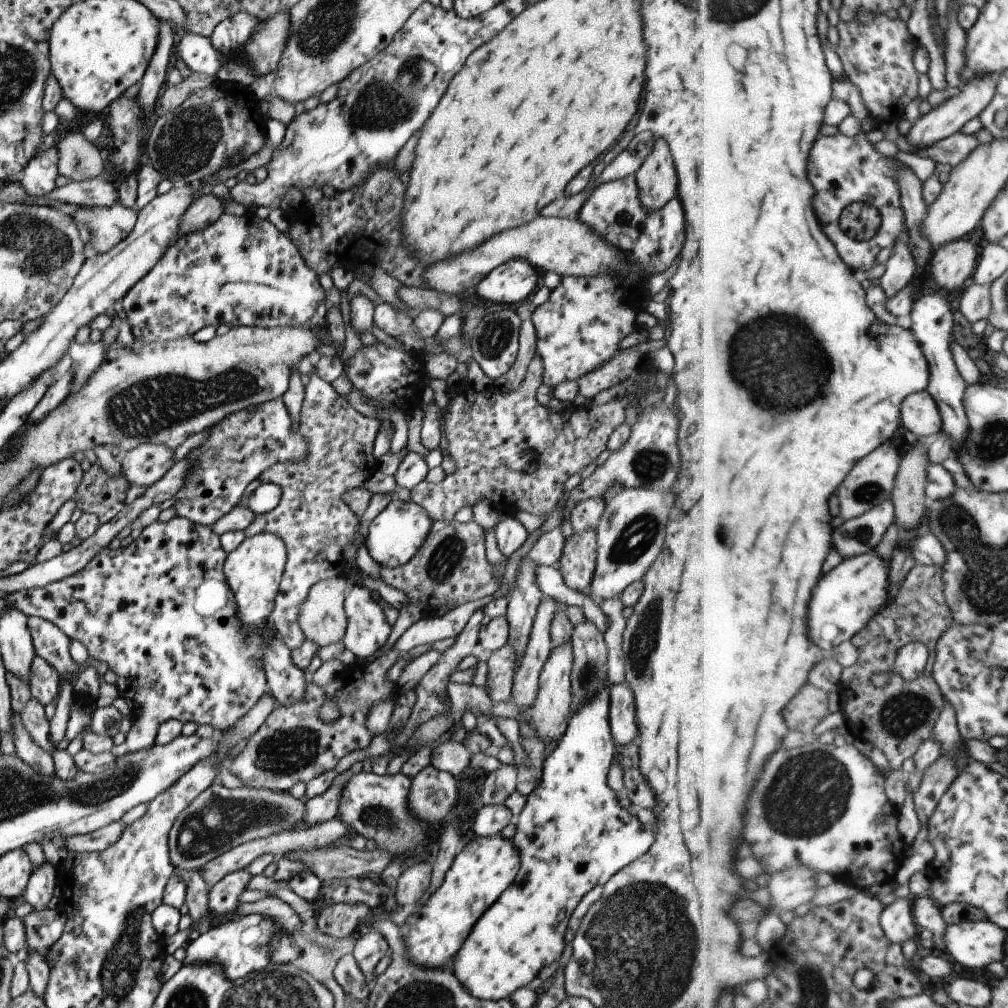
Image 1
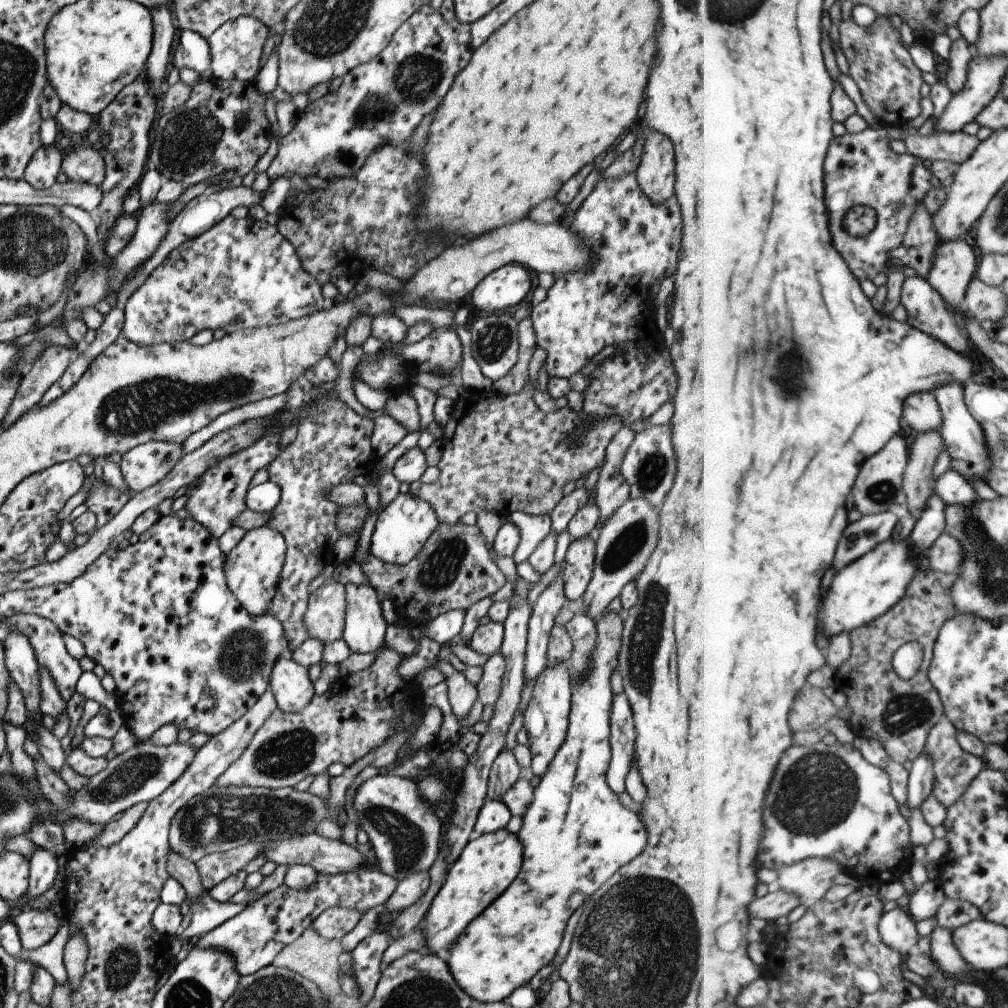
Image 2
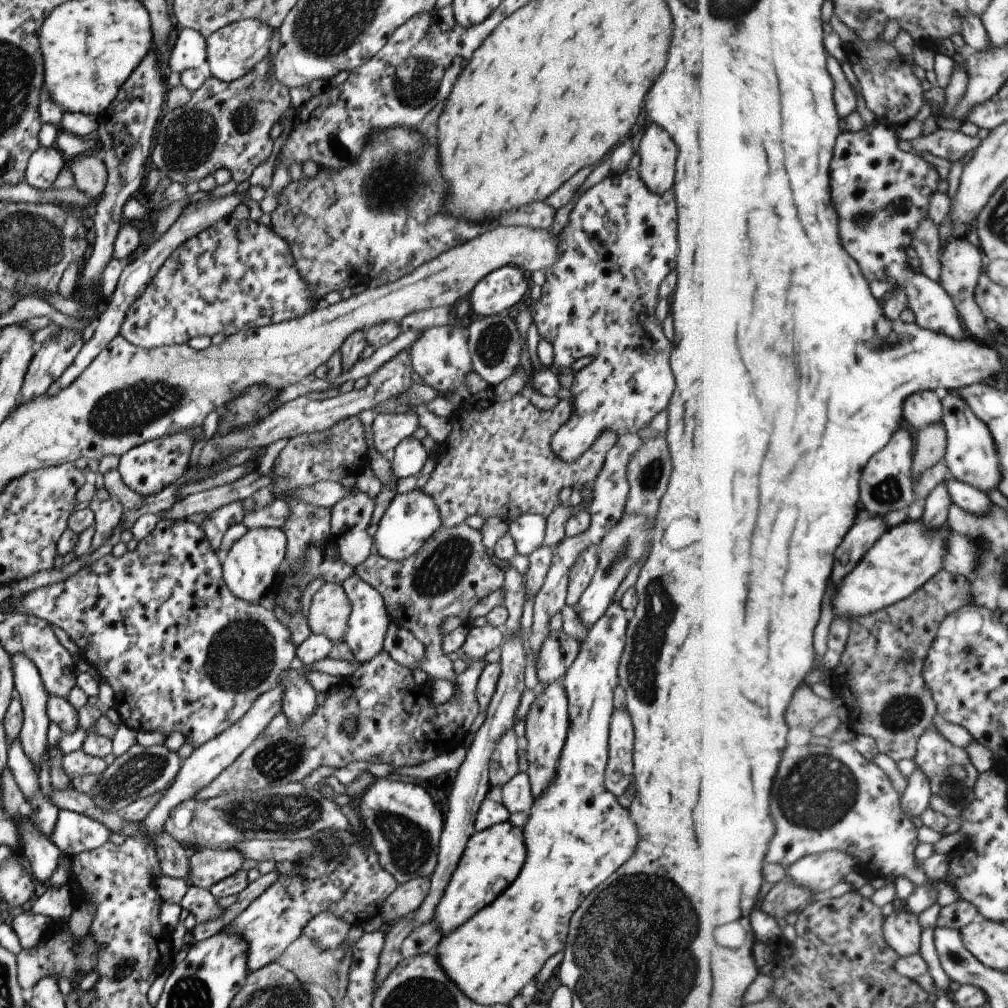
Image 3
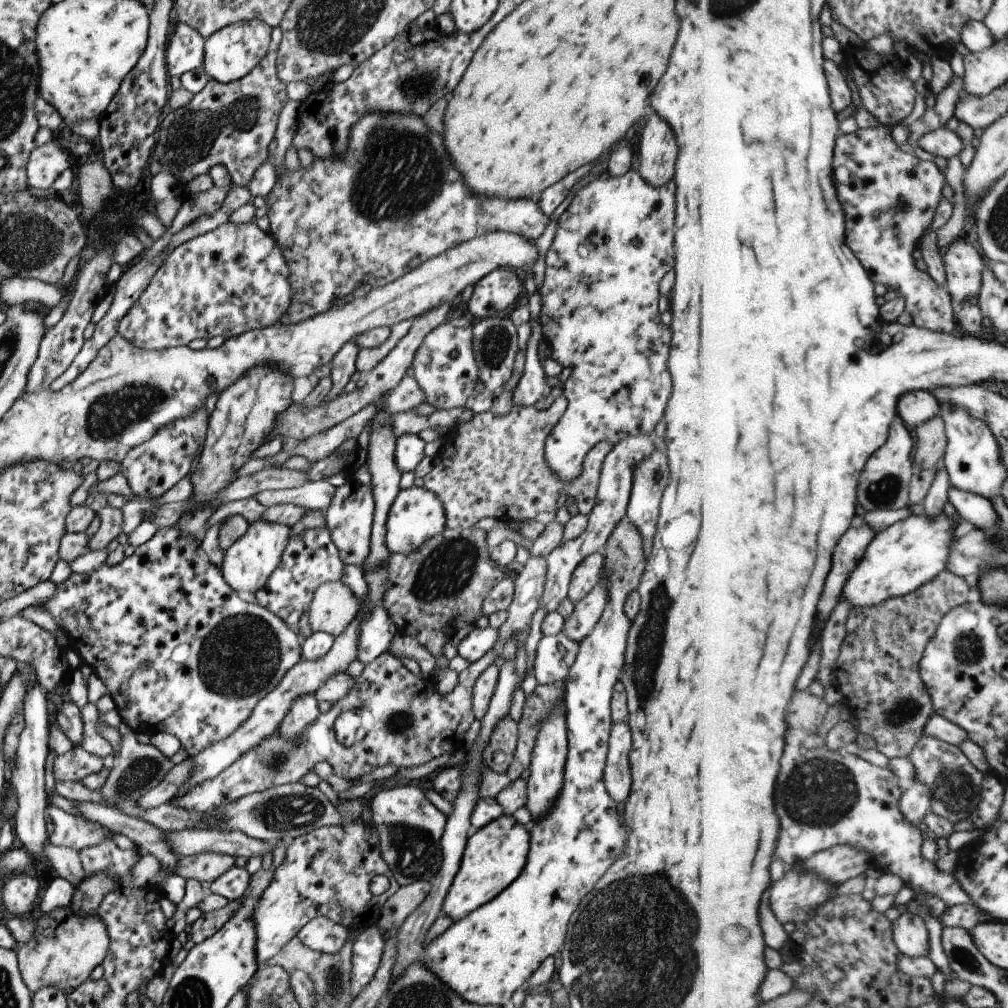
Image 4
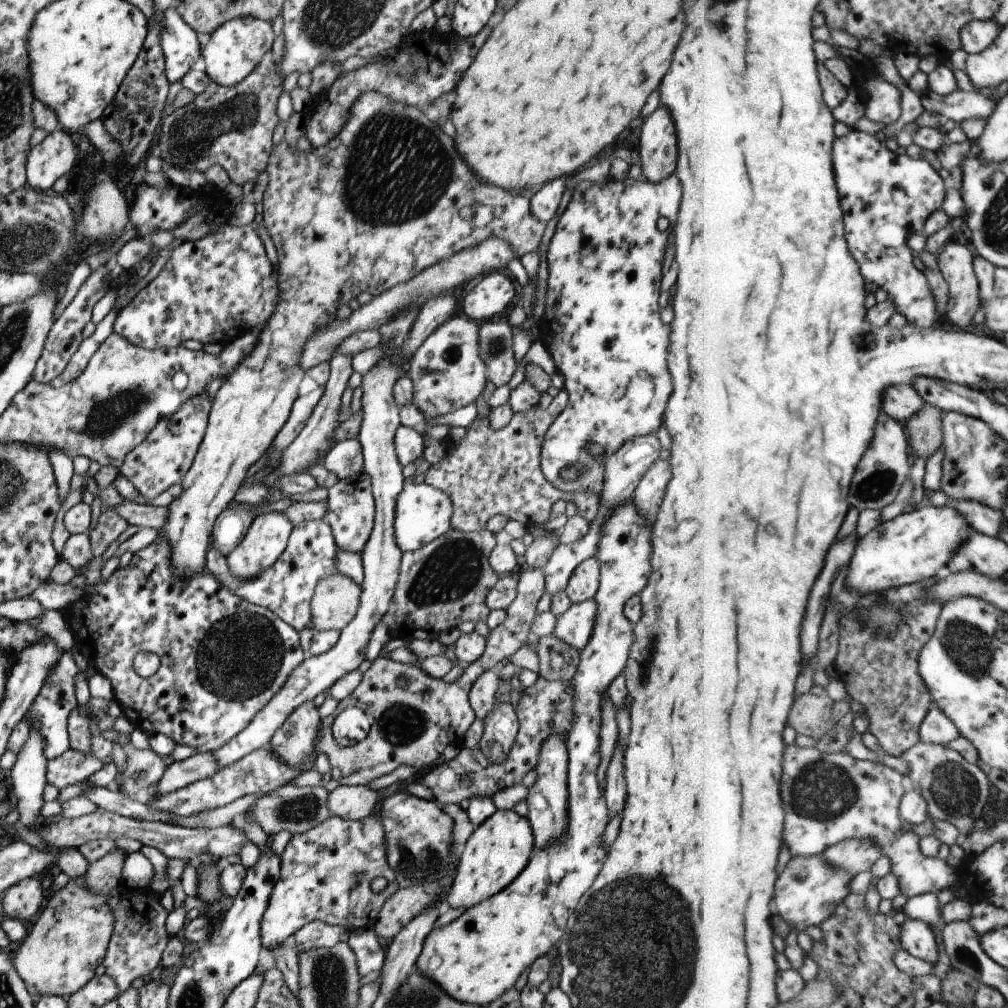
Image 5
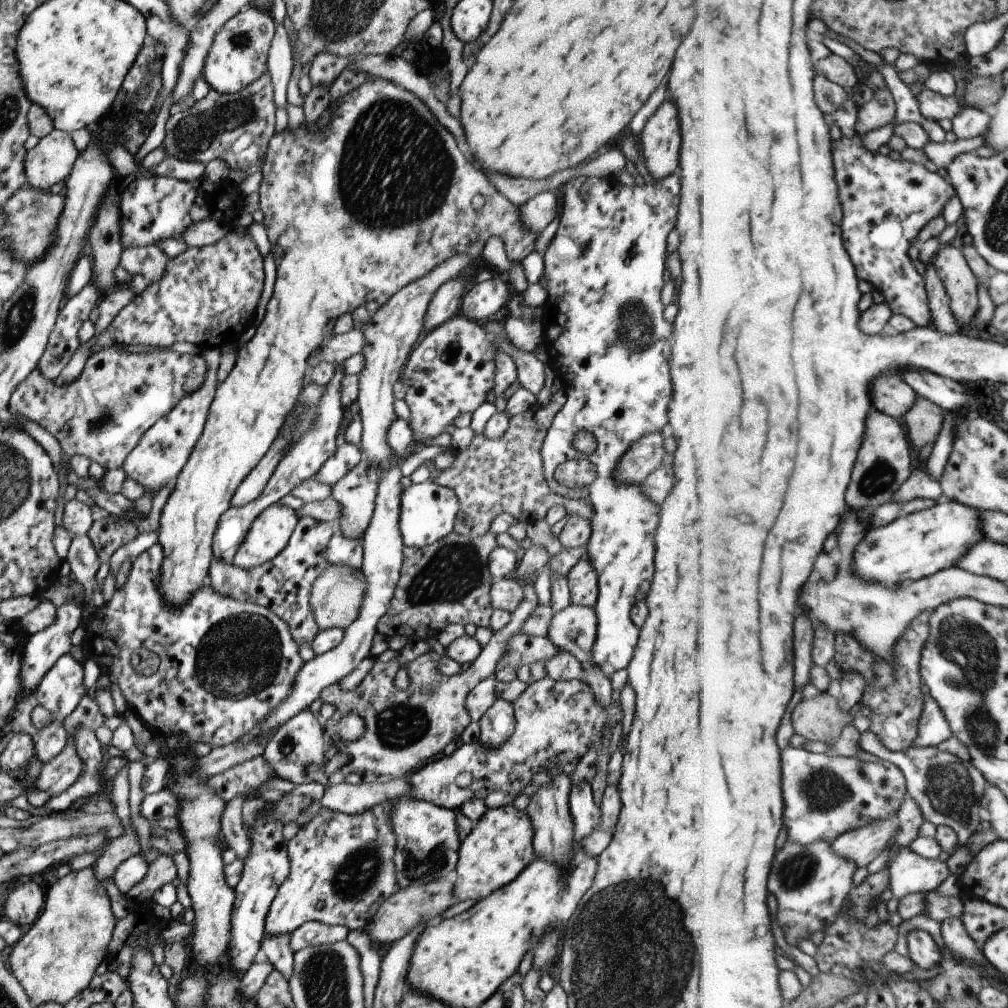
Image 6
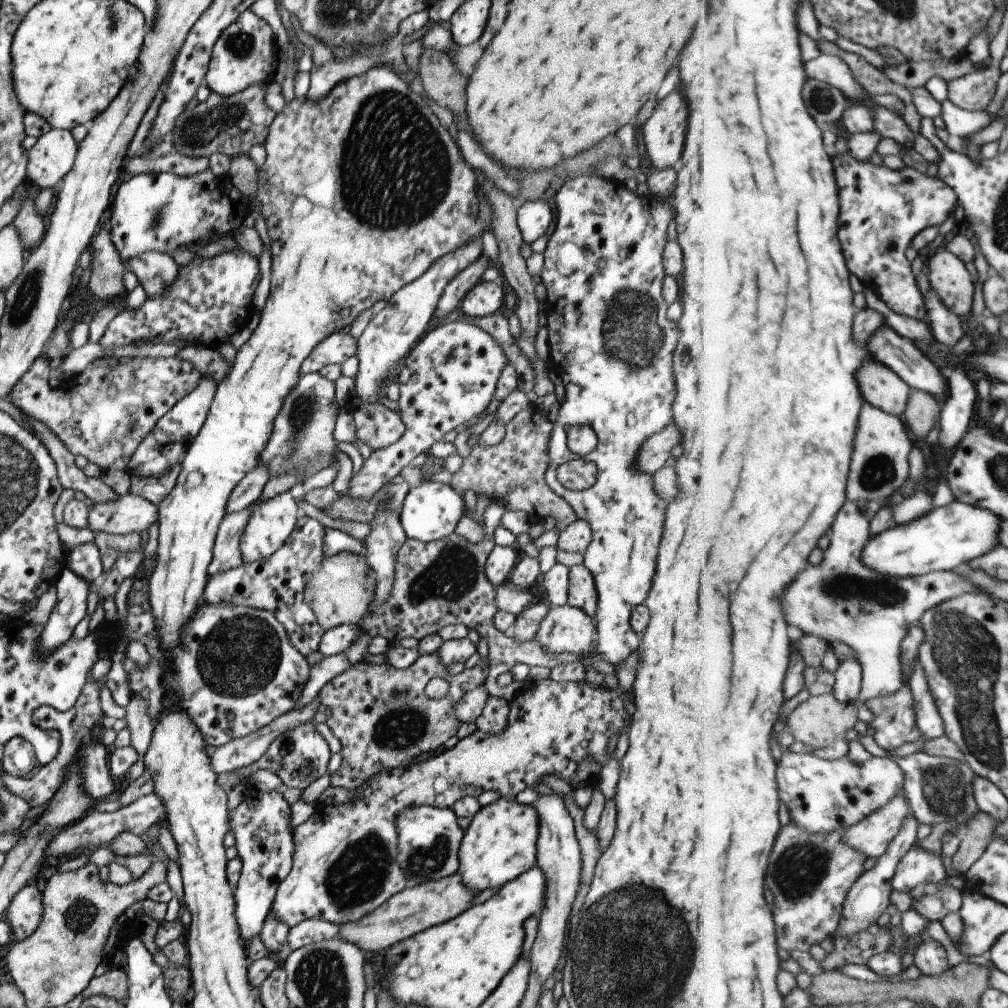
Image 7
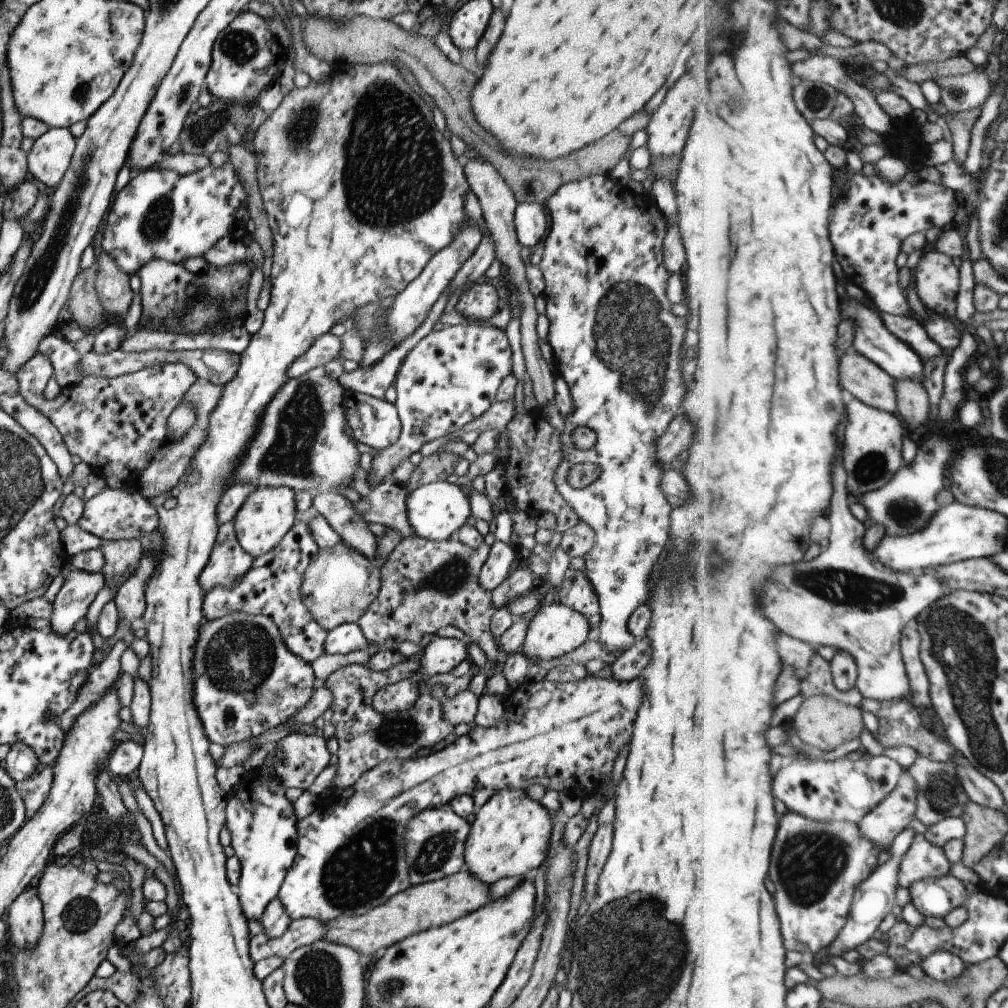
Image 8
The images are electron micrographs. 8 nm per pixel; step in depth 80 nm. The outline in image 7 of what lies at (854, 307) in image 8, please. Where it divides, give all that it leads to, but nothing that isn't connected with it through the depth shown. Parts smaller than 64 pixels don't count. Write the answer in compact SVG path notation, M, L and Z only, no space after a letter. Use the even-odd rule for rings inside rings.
M883 323L883 326L871 336L869 348L871 348L873 357L876 357L877 361L884 365L886 364L891 370L894 370L913 389L924 390L937 398L941 398L943 402L948 399L950 387L948 386L947 376L946 380L943 380L939 368L929 360L929 357L914 340L897 334L887 323ZM945 382L947 384L946 394Z

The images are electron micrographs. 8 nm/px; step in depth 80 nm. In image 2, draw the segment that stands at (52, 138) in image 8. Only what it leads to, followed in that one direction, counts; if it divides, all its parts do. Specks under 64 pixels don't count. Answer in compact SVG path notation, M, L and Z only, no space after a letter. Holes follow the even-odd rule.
M56 144L51 146L41 145L31 155L27 166L23 171L23 179L36 189L49 188L55 183L55 177L59 174L63 154Z

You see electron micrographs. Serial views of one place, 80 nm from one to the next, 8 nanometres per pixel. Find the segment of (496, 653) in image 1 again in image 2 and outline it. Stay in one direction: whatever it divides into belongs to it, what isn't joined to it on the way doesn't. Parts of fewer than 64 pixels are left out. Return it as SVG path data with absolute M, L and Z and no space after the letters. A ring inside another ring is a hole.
M500 652L490 655L483 664L480 680L475 685L476 698L482 706L491 706L495 702L504 668Z

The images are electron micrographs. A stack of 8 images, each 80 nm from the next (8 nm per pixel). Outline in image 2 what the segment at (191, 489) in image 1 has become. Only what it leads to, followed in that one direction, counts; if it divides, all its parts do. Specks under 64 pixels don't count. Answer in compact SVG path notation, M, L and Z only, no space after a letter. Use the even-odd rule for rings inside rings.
M277 426L272 428L272 432L262 439L256 440L246 449L240 450L215 465L210 465L208 469L198 478L199 484L194 487L189 498L187 498L183 509L185 509L195 522L198 522L215 539L218 538L232 525L232 522L246 509L245 495L247 485L251 482L253 474L267 466L278 455L282 449L278 447L278 439L281 431Z

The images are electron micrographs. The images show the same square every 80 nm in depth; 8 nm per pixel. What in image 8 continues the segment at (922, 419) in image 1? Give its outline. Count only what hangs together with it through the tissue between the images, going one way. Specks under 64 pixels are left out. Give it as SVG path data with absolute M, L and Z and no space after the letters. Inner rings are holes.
M855 348L843 356L843 384L865 404L887 412L899 410L899 380Z

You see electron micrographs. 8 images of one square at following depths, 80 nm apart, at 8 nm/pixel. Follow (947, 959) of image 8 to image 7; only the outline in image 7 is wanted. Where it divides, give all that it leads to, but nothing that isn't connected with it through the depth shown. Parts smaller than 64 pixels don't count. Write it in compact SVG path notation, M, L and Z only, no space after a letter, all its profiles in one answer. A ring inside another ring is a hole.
M923 932L921 936L924 938L924 943L913 955L914 965L918 967L921 974L939 976L953 968L949 964L947 950L928 933Z

